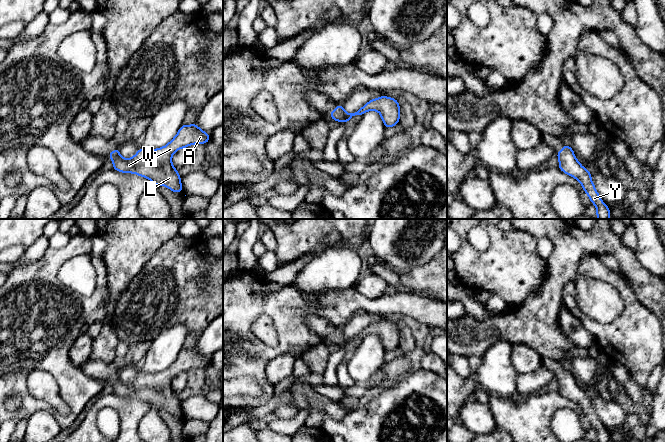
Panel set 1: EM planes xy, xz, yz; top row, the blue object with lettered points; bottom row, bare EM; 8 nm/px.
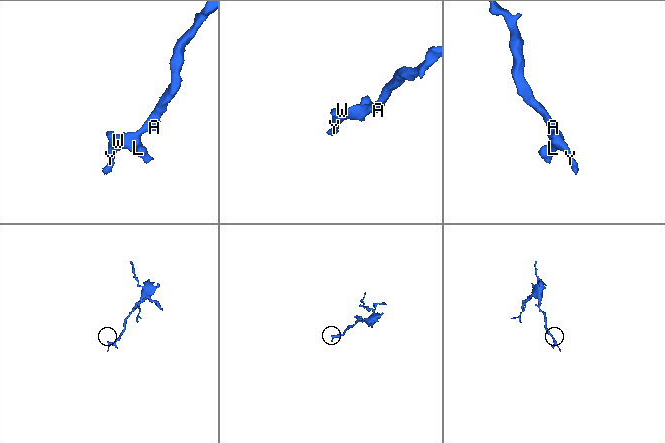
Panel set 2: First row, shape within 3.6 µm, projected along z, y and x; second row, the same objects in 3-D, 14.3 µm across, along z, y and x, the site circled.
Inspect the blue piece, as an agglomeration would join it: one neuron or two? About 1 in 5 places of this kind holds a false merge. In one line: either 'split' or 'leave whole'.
leave whole

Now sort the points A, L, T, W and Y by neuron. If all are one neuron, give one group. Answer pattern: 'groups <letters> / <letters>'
groups A L T W Y

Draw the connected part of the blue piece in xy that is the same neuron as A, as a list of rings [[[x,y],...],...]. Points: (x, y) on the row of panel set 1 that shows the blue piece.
[[[197,124],[182,125],[177,135],[164,147],[147,150],[140,148],[130,159],[123,158],[119,148],[107,157],[113,160],[113,169],[123,173],[134,173],[148,178],[153,185],[164,185],[173,192],[183,191],[181,178],[172,165],[172,155],[181,148],[191,144],[205,144],[210,135],[201,130]]]

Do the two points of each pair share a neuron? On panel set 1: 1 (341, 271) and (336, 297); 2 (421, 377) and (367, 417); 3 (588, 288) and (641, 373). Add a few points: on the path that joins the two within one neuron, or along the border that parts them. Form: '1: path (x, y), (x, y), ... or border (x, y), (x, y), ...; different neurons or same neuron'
1: border (353, 286), (347, 289), (330, 289), (327, 291); different neurons
2: path (408, 390), (380, 417); same neuron
3: border (624, 304), (623, 310), (607, 323), (587, 315); different neurons

